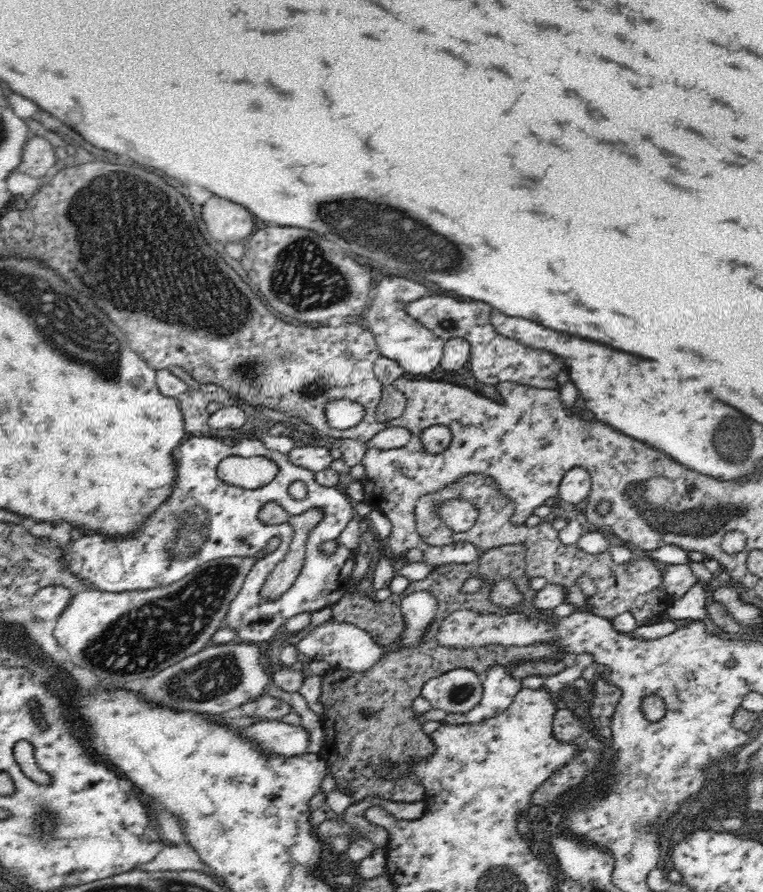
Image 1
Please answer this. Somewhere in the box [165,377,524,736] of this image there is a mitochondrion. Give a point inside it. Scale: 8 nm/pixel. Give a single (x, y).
(461, 692)

